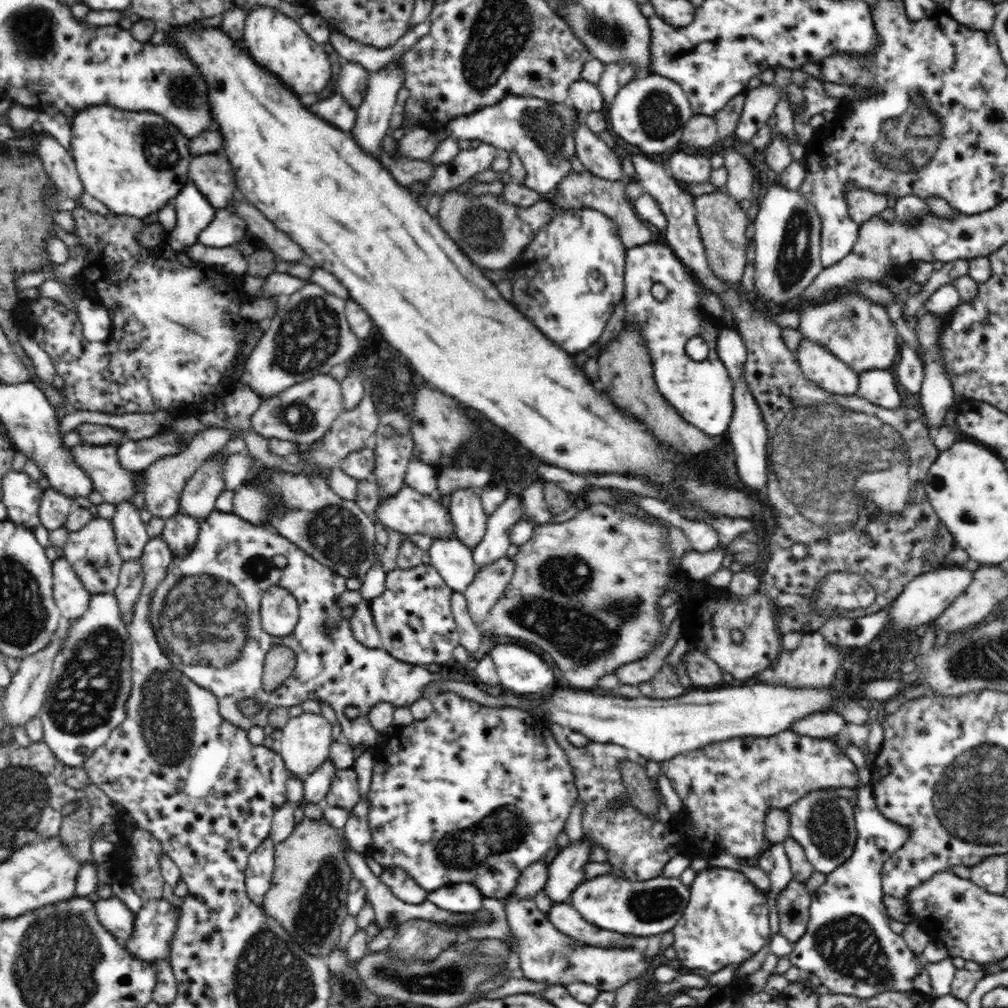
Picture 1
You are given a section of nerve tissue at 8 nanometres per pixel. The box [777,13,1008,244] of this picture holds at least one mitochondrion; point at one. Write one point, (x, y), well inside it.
(902, 145)

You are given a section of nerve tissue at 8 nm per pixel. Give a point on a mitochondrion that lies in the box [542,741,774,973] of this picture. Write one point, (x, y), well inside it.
(653, 905)

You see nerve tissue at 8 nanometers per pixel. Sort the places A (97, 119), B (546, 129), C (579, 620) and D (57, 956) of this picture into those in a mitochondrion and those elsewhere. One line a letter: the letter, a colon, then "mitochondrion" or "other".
A: other
B: mitochondrion
C: mitochondrion
D: mitochondrion

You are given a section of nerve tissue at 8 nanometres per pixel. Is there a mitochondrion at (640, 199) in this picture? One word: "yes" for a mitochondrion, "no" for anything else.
no

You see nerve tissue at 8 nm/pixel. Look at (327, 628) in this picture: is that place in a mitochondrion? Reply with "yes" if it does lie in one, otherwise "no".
no

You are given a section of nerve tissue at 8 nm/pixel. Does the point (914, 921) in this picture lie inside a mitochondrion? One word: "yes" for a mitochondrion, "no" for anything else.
no

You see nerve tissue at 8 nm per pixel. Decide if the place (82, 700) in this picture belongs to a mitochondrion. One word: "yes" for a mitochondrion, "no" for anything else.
yes

